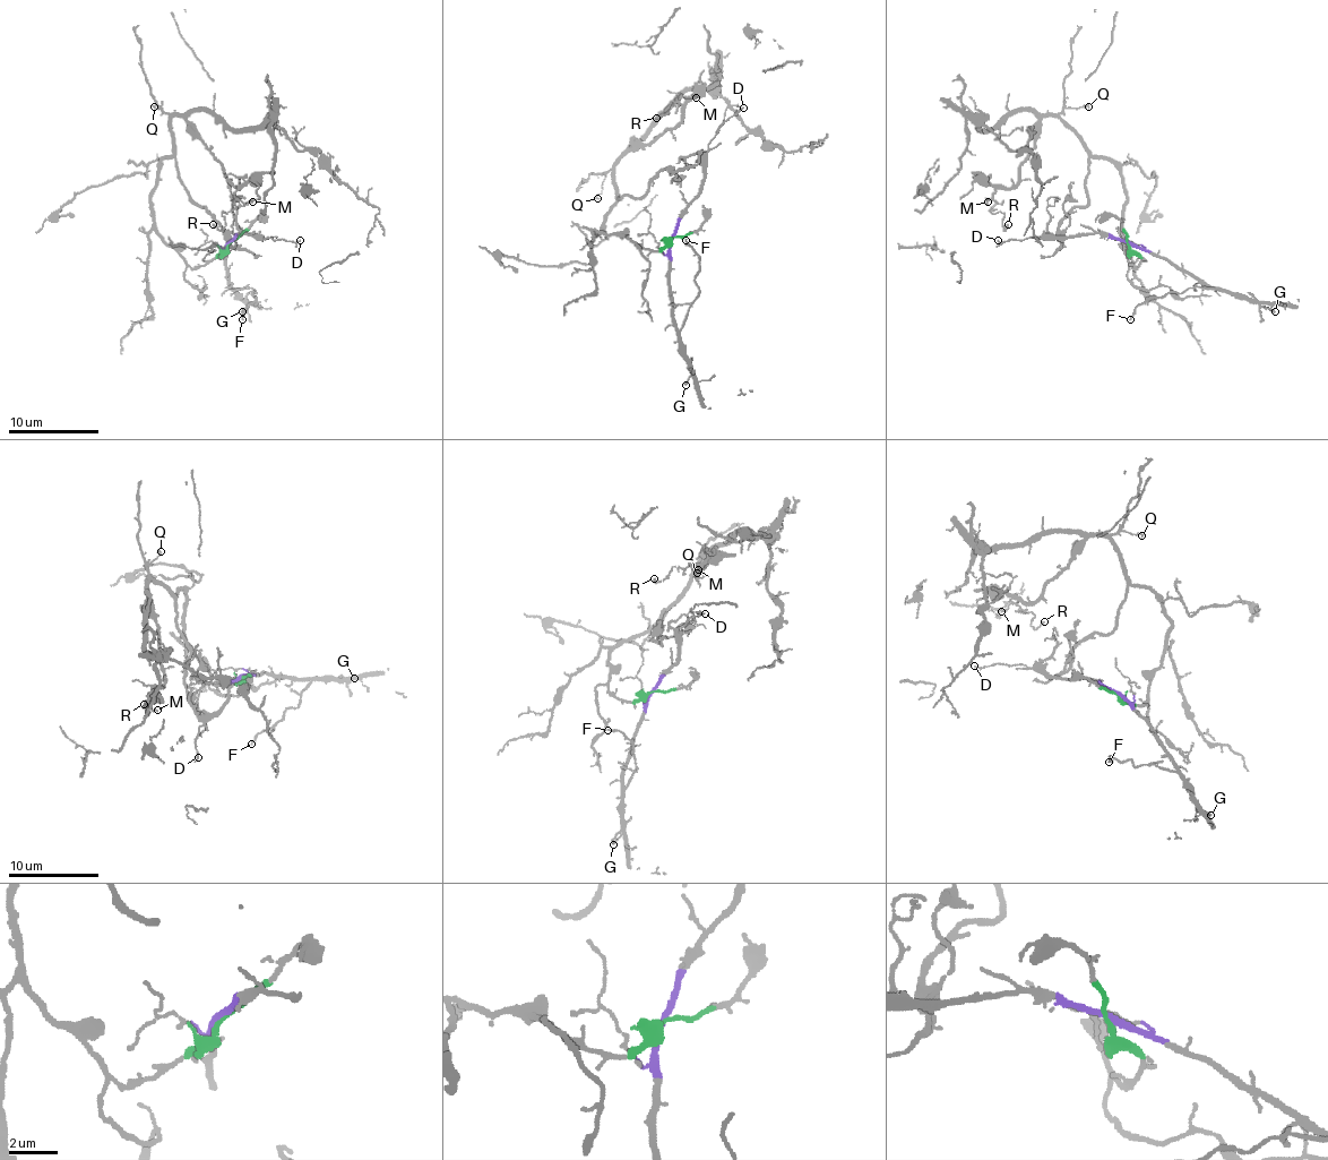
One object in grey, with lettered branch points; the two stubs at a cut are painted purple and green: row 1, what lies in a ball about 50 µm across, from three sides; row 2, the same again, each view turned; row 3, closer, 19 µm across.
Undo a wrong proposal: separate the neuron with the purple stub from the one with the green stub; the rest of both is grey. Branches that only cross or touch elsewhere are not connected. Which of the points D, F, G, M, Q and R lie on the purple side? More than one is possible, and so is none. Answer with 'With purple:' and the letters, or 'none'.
With purple: D, F, G

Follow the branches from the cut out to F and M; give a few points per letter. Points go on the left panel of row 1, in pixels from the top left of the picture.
F: (227, 243), (225, 259), (234, 290), (248, 288), (255, 292), (255, 299), (241, 319)
M: (230, 243), (191, 266), (155, 225), (151, 189), (173, 153), (173, 117), (221, 164), (234, 196), (252, 200)

